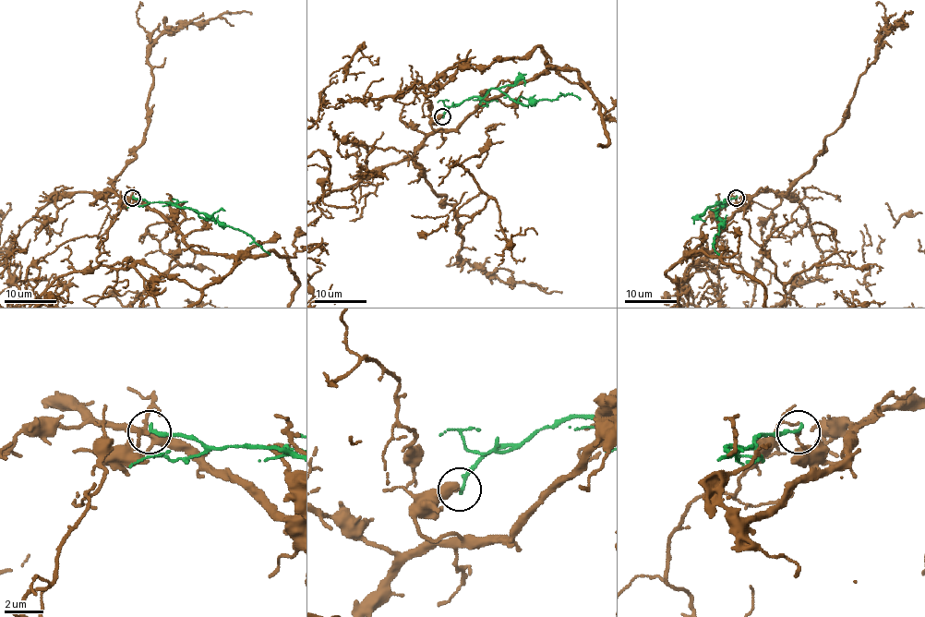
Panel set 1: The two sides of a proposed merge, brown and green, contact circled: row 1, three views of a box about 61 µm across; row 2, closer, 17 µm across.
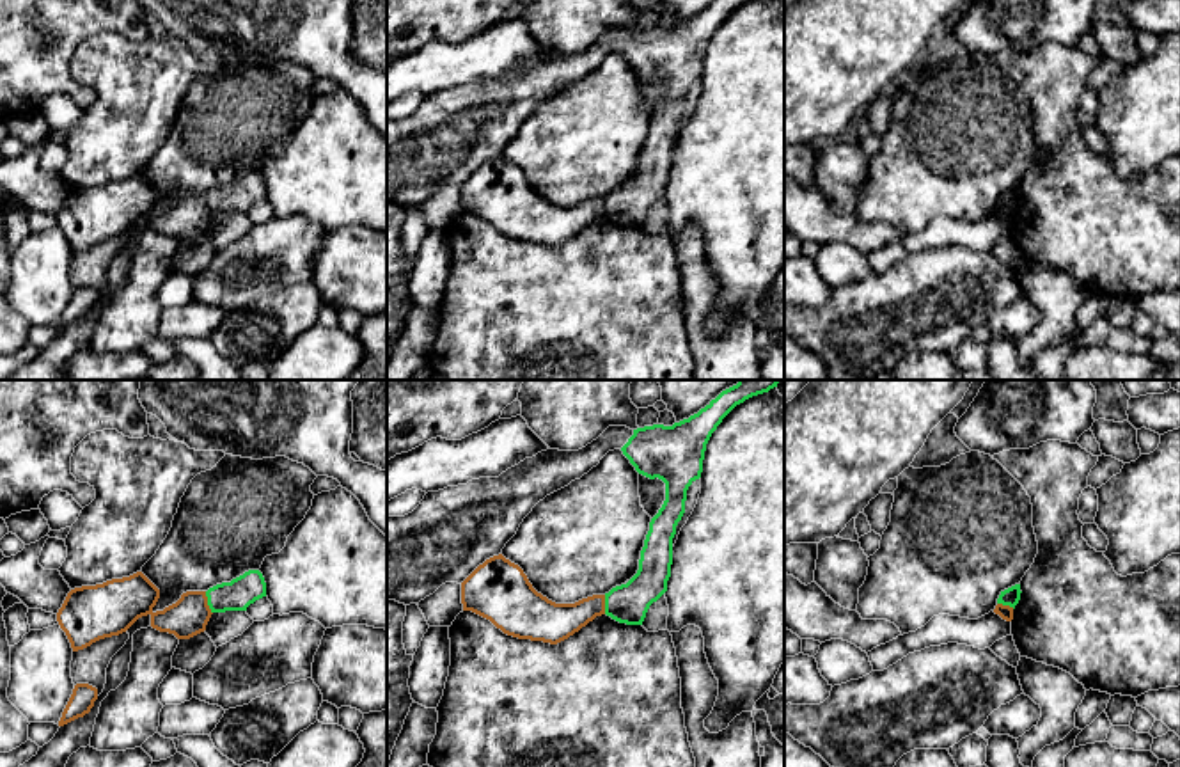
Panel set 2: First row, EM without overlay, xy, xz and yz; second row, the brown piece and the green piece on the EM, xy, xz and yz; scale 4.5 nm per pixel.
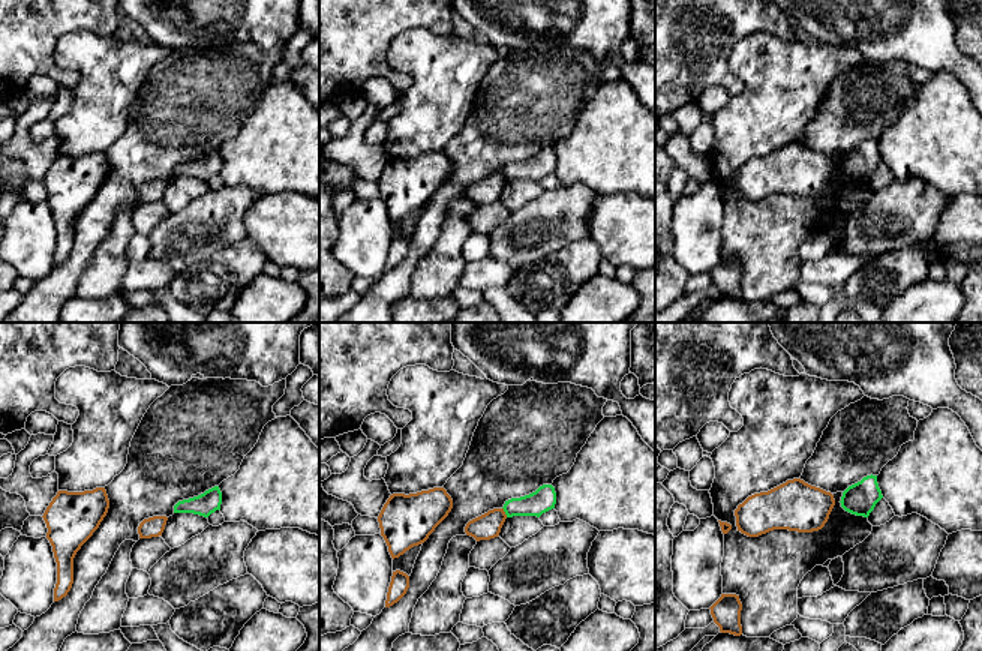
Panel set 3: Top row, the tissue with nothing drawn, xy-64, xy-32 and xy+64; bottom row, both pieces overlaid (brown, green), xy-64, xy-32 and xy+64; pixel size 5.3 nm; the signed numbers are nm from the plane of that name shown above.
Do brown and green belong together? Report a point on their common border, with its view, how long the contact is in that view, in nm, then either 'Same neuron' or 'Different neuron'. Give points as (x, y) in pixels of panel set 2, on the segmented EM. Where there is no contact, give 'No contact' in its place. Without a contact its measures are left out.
Touches brown at xy (206, 602). Shared border 110 nm. Different neuron

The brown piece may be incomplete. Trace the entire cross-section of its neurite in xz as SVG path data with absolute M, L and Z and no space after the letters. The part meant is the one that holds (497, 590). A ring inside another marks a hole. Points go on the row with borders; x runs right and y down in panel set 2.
M502 554L486 559L461 582L461 604L463 611L490 620L507 636L550 644L605 614L605 595L555 604L538 593L523 570Z

